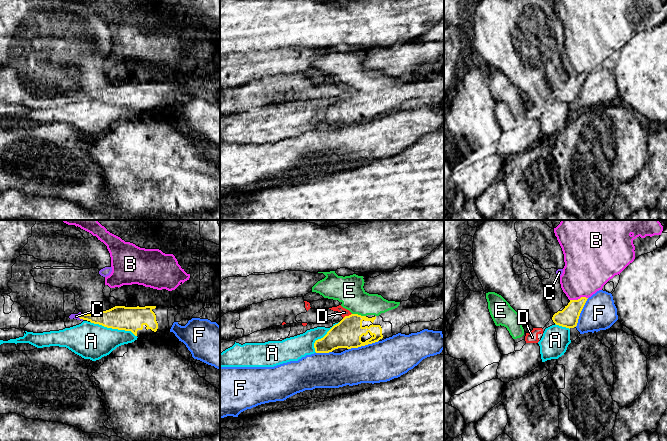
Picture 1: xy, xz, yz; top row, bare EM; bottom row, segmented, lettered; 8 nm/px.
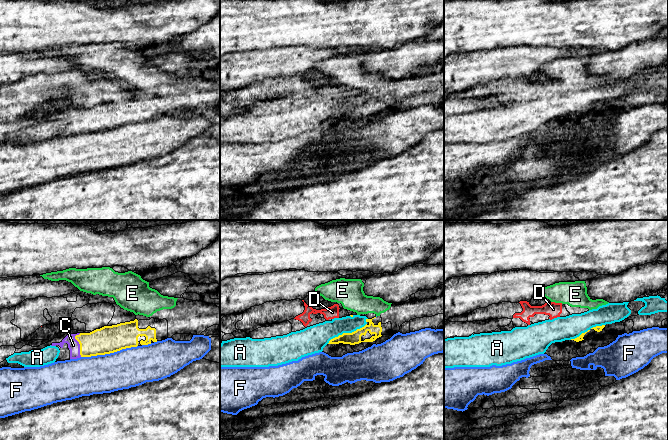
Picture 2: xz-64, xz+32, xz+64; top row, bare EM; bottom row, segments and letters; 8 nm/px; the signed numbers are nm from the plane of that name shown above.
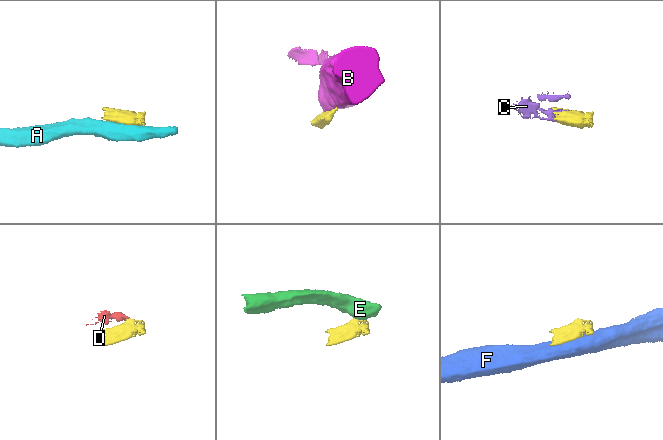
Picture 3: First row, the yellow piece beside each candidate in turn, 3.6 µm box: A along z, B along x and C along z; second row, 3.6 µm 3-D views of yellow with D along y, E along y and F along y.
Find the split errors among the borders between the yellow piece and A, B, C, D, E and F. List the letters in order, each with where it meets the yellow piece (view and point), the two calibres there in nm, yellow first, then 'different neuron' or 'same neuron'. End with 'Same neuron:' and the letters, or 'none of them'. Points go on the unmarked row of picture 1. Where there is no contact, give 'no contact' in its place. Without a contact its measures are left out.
A: contact xy (113, 104); calibres 190 and 280 nm; different neuron
B: contact yz (582, 73); calibres 160 and 380 nm; different neuron
C: contact xy (79, 93); calibres 150 and 50 nm; same neuron
D: contact xz (347, 92); calibres 220 and 70 nm; different neuron
E: contact xz (359, 91); calibres 220 and 220 nm; different neuron
F: contact xz (363, 121); calibres 220 and 320 nm; different neuron
Same neuron: C

